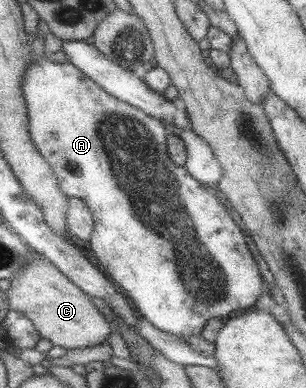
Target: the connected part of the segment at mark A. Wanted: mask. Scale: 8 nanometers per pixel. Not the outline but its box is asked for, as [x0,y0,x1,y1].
[23,32,274,337]

